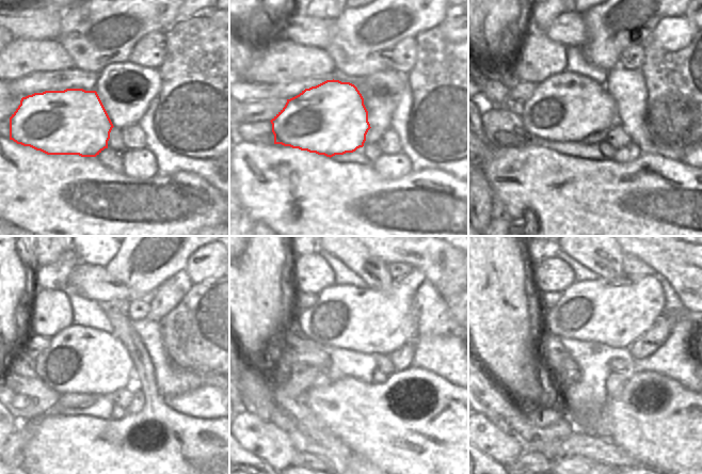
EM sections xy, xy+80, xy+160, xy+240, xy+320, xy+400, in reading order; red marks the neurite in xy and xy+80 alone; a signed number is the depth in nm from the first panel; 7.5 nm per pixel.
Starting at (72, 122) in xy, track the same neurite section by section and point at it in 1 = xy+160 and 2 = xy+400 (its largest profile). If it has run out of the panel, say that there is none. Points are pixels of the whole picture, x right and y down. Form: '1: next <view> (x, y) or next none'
1: next xy+160 (568, 107)
2: next xy+400 (613, 312)

